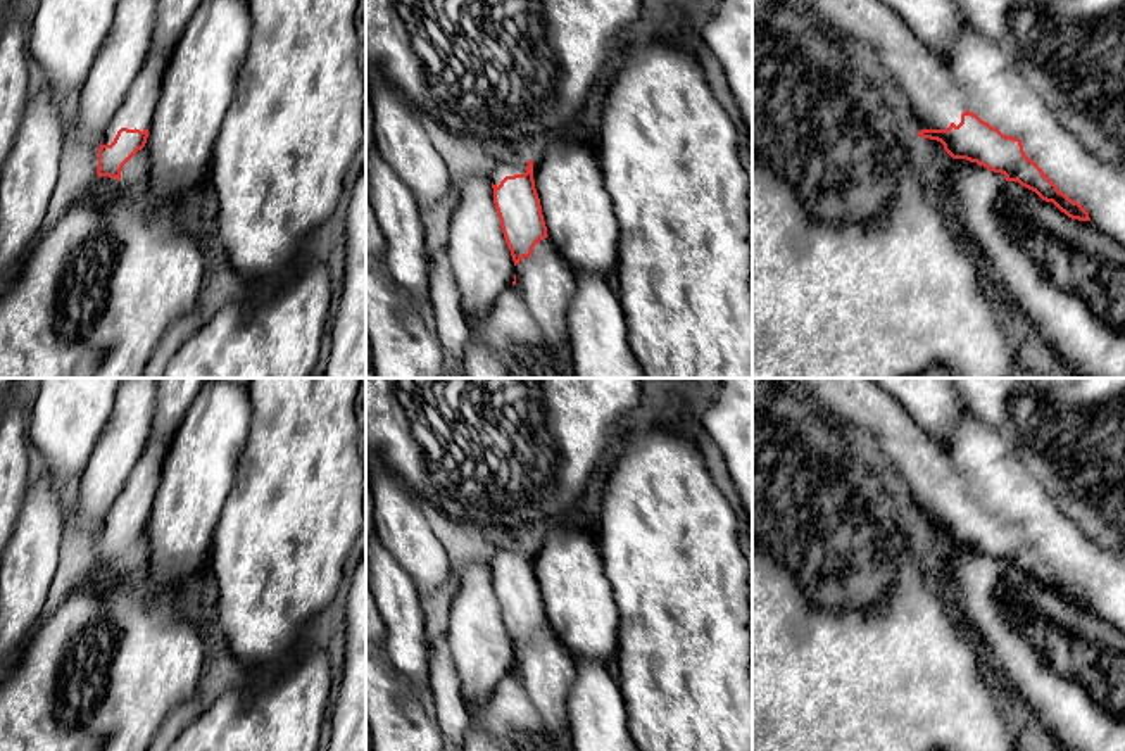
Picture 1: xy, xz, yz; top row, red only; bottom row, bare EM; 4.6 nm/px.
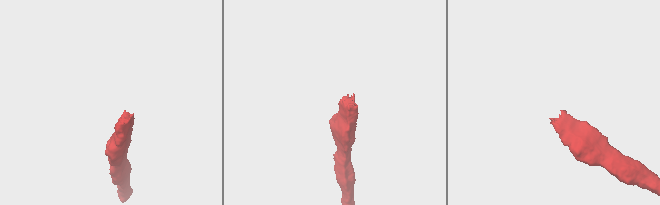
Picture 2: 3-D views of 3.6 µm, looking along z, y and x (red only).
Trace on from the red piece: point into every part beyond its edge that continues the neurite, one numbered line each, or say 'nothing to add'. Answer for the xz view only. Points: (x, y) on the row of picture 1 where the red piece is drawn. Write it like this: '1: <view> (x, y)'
1: xz (508, 164)

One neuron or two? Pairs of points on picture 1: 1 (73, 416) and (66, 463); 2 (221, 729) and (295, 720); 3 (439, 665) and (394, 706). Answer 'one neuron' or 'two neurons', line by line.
1: one neuron
2: one neuron
3: two neurons

